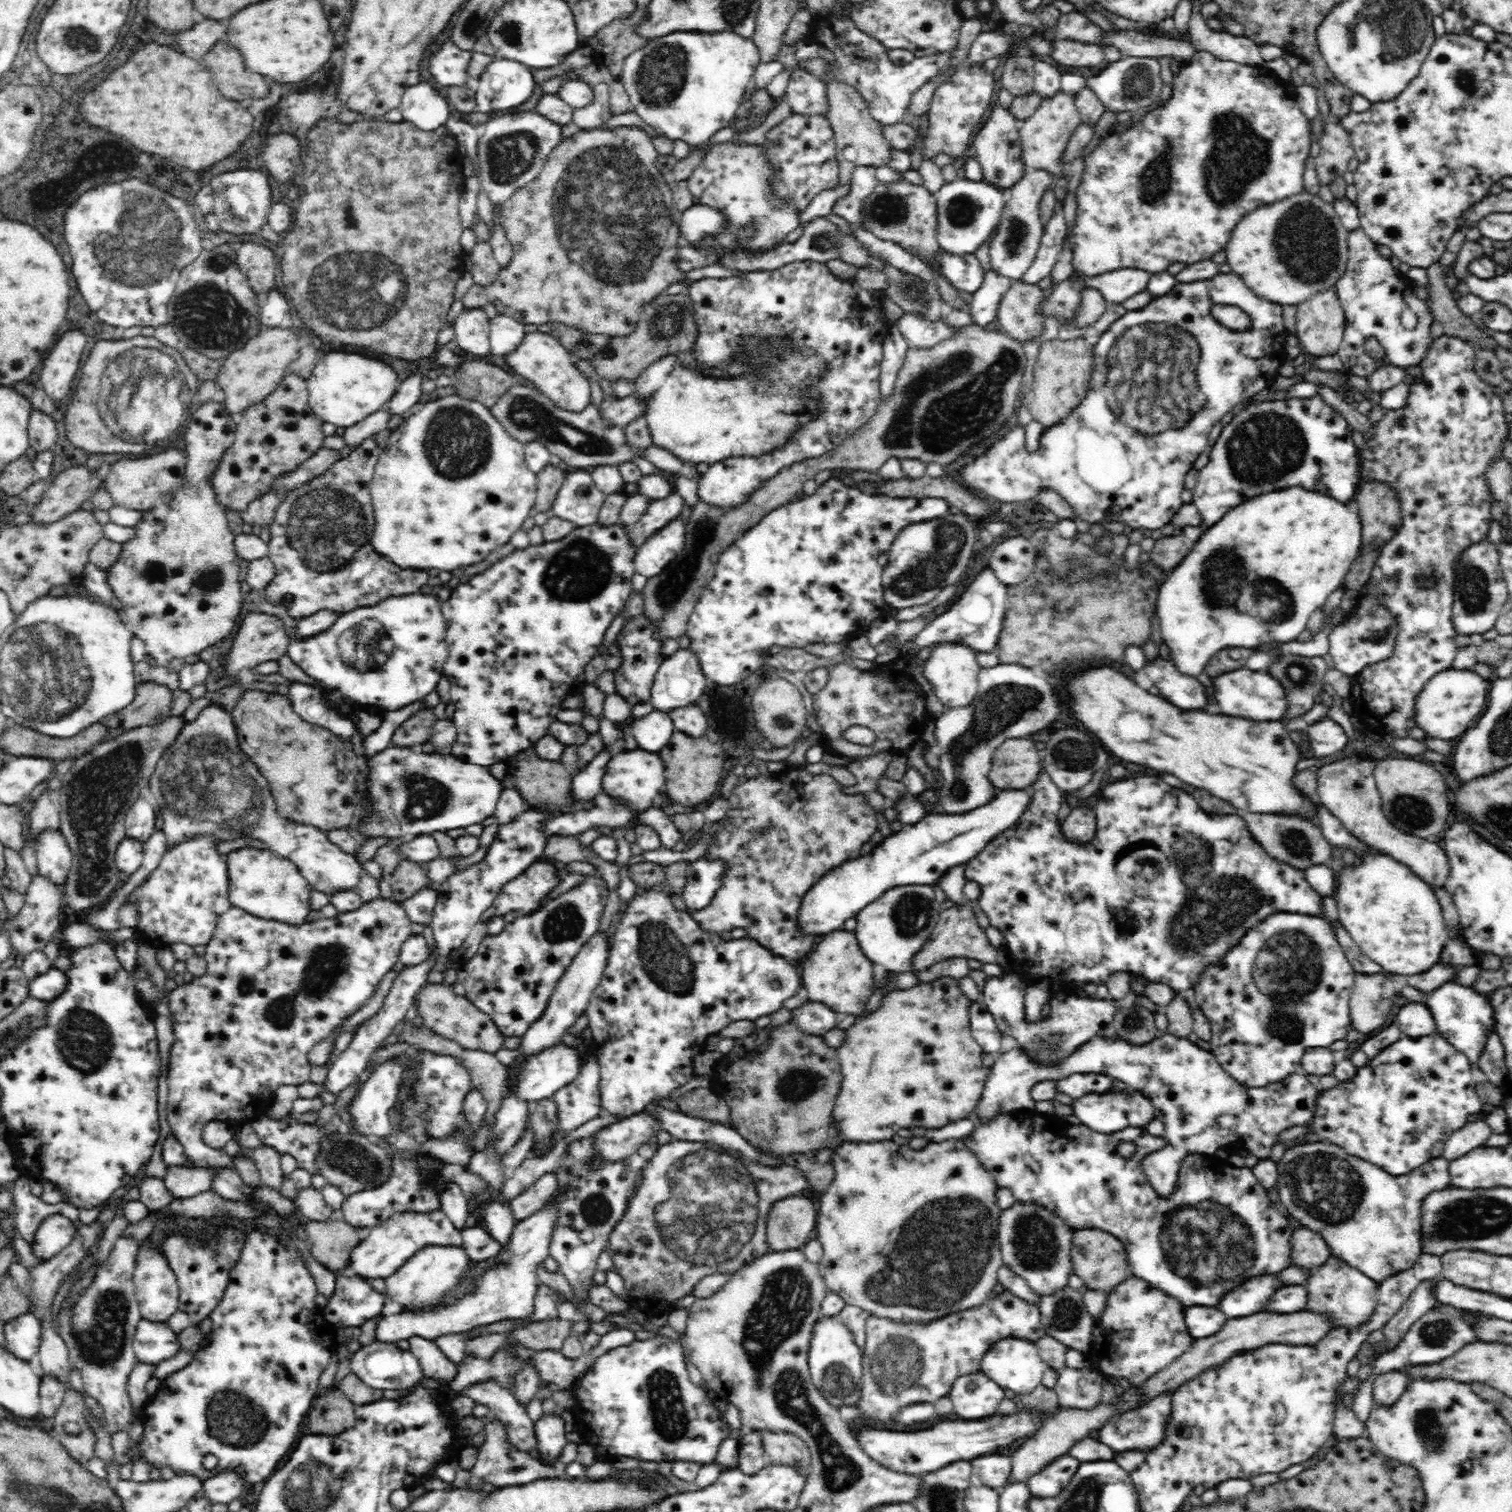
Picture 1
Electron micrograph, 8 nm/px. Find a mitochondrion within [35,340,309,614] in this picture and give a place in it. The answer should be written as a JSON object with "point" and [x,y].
{"point":[131,398]}

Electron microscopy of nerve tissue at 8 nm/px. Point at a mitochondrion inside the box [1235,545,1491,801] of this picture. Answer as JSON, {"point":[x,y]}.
{"point":[1423,577]}

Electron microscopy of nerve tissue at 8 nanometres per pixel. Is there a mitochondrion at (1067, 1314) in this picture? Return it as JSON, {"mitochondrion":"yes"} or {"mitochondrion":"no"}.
{"mitochondrion":"yes"}

